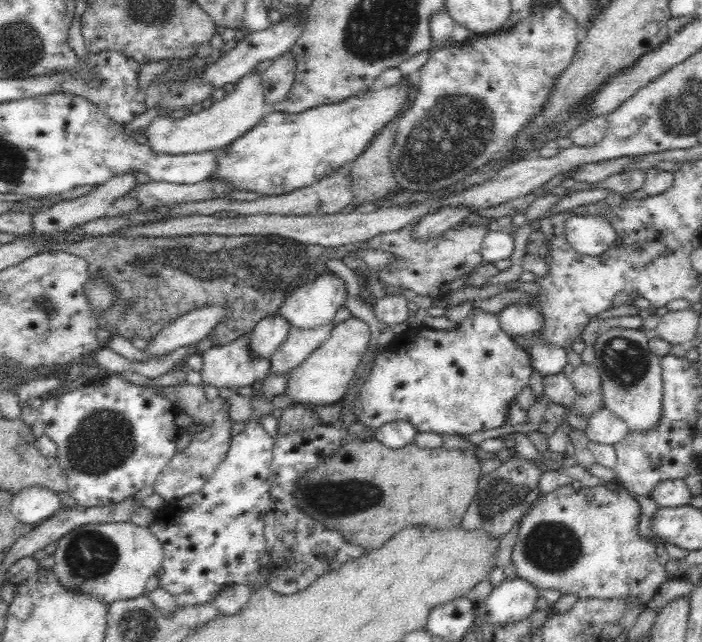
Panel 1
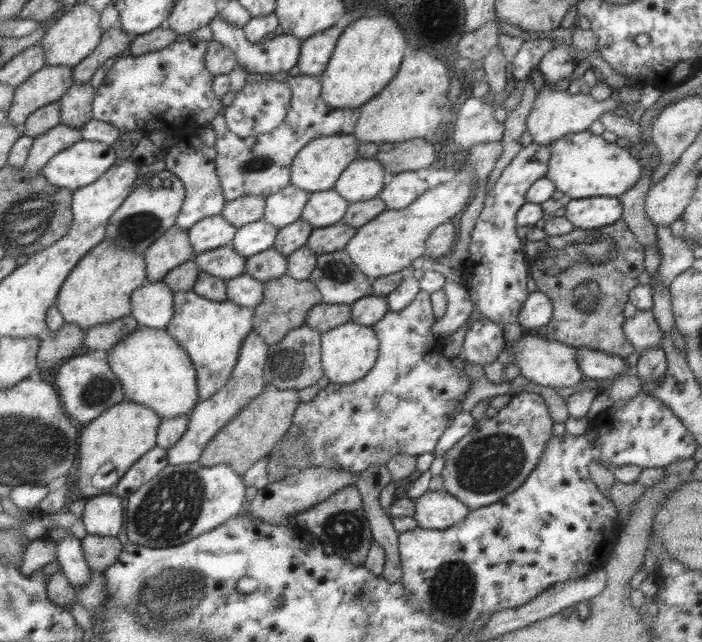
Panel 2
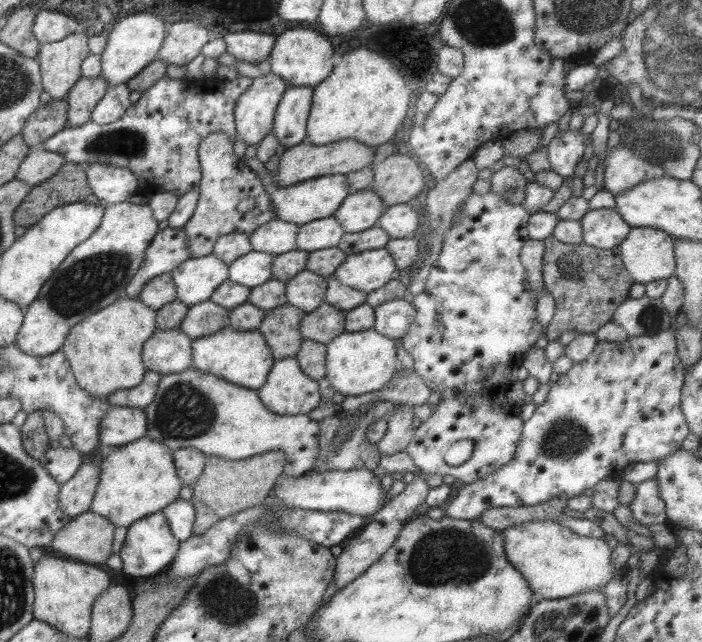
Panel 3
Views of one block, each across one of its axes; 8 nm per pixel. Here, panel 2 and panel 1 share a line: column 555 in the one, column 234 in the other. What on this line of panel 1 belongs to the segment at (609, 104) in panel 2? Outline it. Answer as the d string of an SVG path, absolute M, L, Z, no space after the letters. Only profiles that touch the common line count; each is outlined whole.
M254 70L237 82L235 90L198 113L187 111L185 115L161 114L153 118L145 130L148 145L162 153L189 153L223 149L238 135L256 126L265 115L267 108L264 102L262 76Z

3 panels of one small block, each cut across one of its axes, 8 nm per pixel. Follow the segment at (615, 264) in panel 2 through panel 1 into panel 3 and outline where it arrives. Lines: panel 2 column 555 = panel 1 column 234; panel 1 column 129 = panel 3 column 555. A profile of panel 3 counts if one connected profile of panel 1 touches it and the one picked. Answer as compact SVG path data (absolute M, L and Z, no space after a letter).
M551 235L542 242L541 278L554 299L553 316L544 327L546 340L555 340L565 331L594 333L597 328L611 321L614 310L629 297L629 288L634 283L625 270L618 246L598 249L583 242L565 244Z

